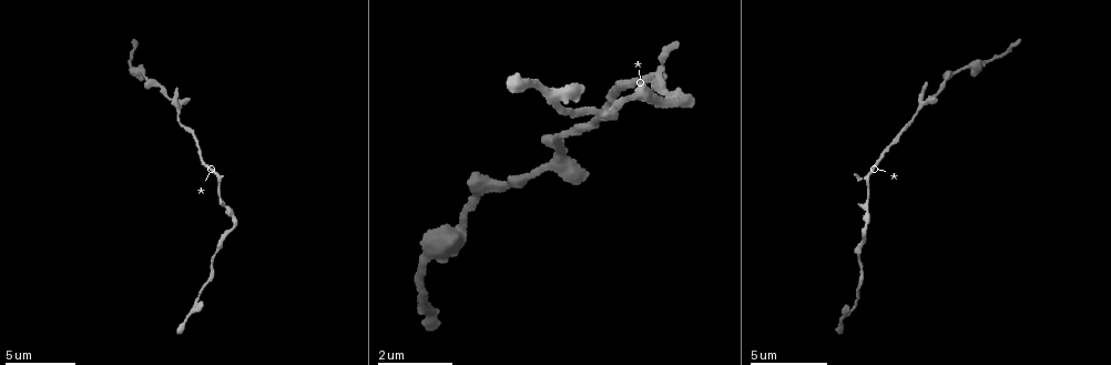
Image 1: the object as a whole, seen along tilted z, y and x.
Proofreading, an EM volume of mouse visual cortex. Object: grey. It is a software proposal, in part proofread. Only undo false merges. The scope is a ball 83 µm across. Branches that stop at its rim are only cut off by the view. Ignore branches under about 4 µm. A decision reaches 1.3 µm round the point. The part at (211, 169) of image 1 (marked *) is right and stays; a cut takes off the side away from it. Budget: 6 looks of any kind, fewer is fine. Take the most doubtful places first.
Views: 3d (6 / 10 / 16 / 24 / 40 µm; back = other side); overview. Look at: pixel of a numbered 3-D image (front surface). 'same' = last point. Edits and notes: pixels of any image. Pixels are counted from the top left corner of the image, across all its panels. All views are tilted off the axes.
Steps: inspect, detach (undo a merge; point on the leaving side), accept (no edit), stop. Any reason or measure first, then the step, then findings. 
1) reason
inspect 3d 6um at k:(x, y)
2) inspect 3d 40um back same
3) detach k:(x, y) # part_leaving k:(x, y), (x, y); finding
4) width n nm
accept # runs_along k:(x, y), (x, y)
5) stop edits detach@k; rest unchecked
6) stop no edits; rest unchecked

narrows sharply
inspect 3d 10um at 1:(961, 69)

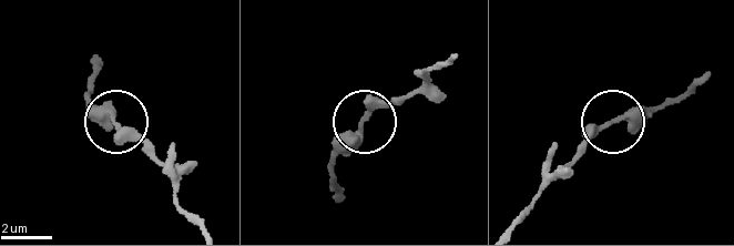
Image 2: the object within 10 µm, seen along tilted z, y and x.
width 280 nm
accept # runs_along 2:(195, 223), (174, 178), (88, 101); all the same cell

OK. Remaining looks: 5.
thin neck
inspect 3d 16um at 1:(180, 120)

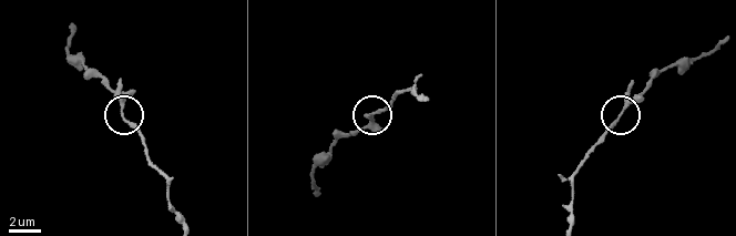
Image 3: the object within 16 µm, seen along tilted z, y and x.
accept # runs_along 3:(405, 91), (376, 111), (357, 133); continuous, no second cell

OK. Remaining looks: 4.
inspect 3d 16um at 1:(234, 226)

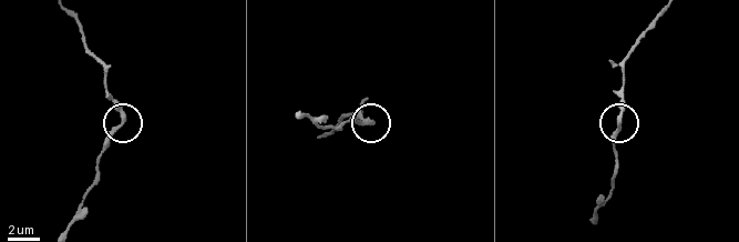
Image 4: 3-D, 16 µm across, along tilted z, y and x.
accept # runs_along 4:(629, 56), (625, 68), (623, 113), (613, 147); all the same cell

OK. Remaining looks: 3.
stop no edits; rest unchecked

